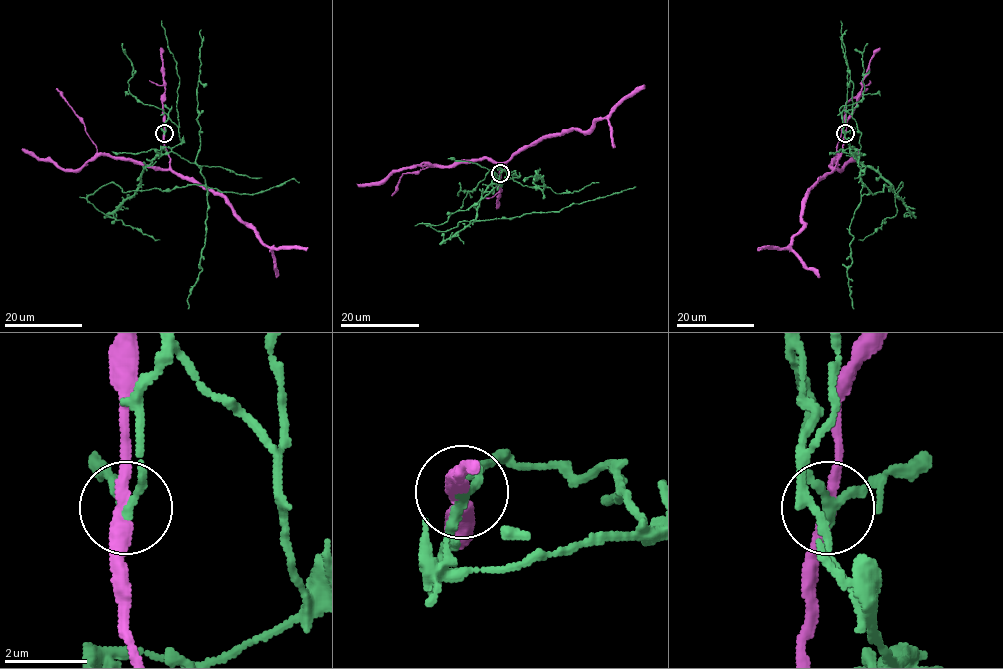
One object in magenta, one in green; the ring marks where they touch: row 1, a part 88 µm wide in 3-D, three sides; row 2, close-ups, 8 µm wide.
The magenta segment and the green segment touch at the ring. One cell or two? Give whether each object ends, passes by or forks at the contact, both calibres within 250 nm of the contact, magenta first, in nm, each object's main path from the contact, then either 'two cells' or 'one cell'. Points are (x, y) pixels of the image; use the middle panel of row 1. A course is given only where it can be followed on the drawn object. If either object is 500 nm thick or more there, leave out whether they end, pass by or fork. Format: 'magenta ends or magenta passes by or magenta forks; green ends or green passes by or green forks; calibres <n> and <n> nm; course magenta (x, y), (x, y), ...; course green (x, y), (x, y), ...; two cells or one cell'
magenta passes by; green passes by; calibres 320 and 240 nm; course magenta (500, 173), (515, 154), (543, 138), (573, 130), (587, 131), (644, 84); course green (500, 173), (515, 171), (516, 177), (488, 187), (475, 221), (558, 211), (573, 203), (635, 187); two cells

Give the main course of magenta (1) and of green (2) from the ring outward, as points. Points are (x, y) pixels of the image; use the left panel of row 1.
1: (164, 133), (171, 168), (217, 192), (263, 243), (271, 247), (307, 249)
2: (164, 133), (170, 119), (180, 142), (143, 170), (139, 190), (205, 184), (249, 194), (291, 179), (298, 182)

